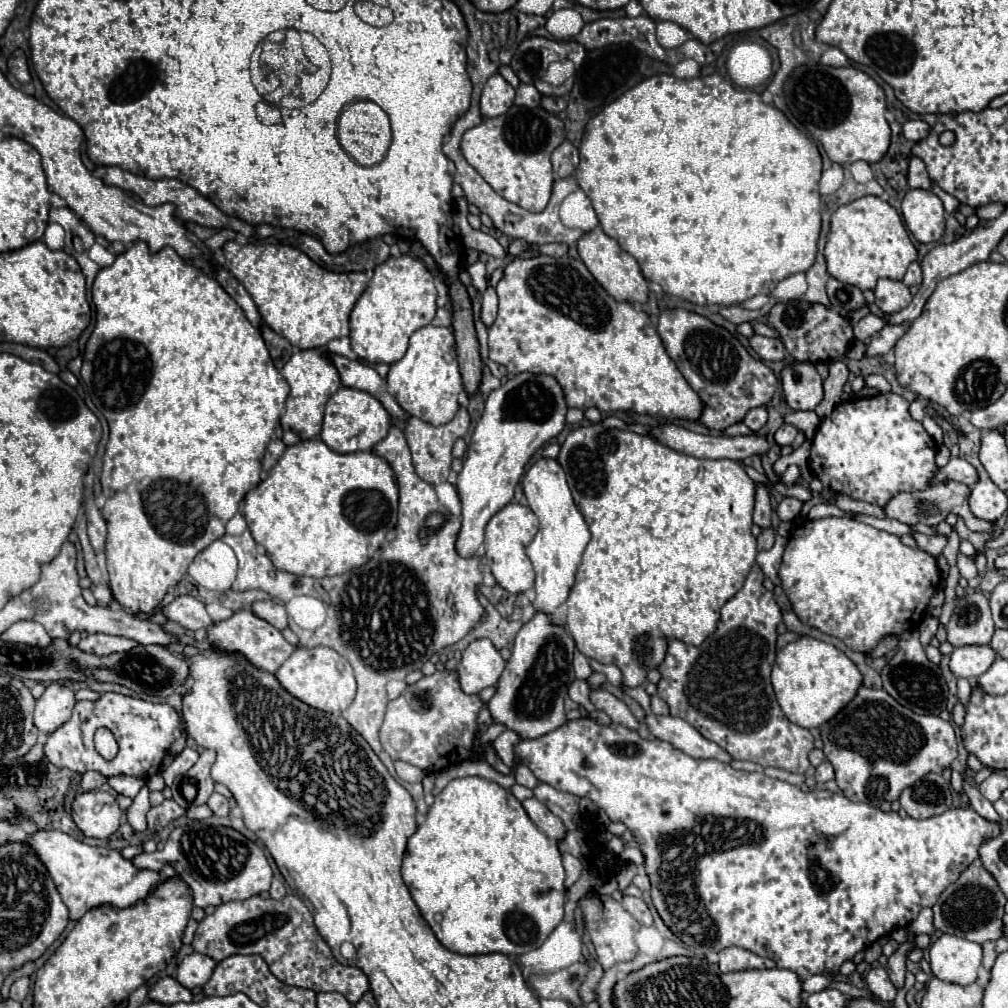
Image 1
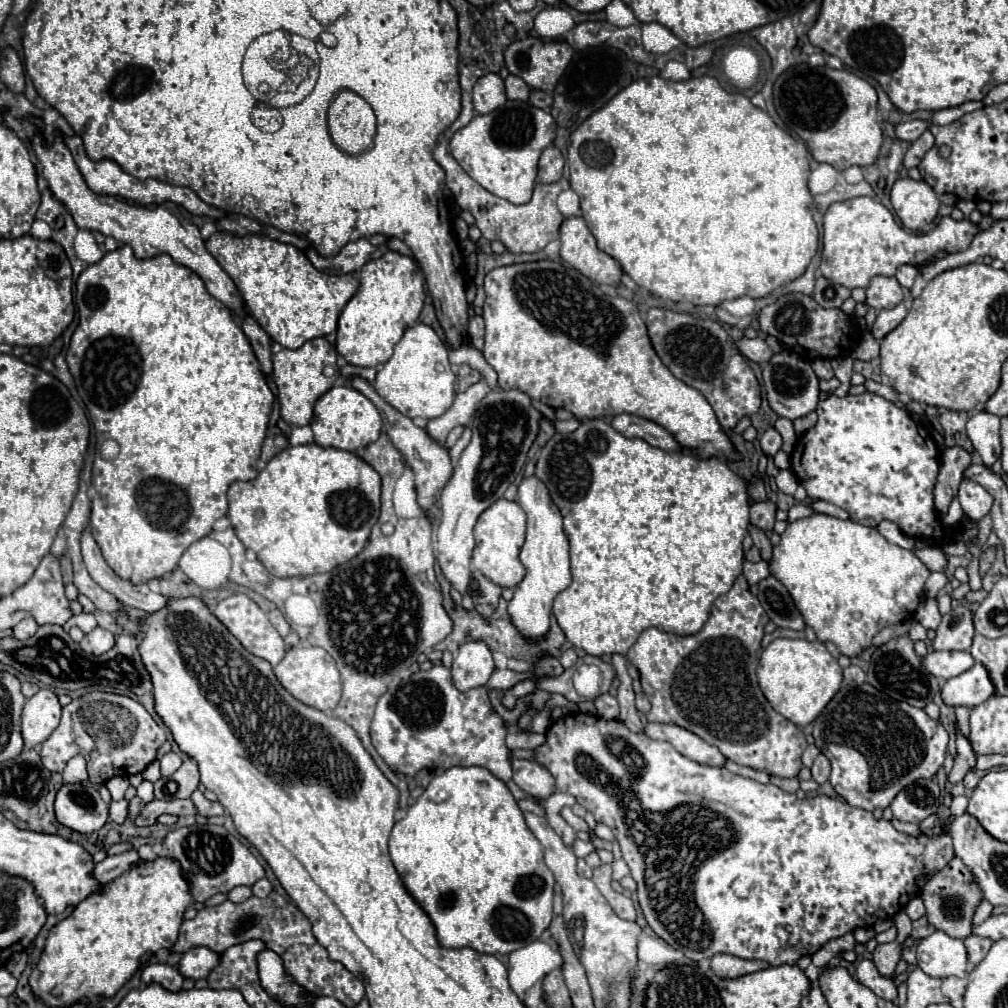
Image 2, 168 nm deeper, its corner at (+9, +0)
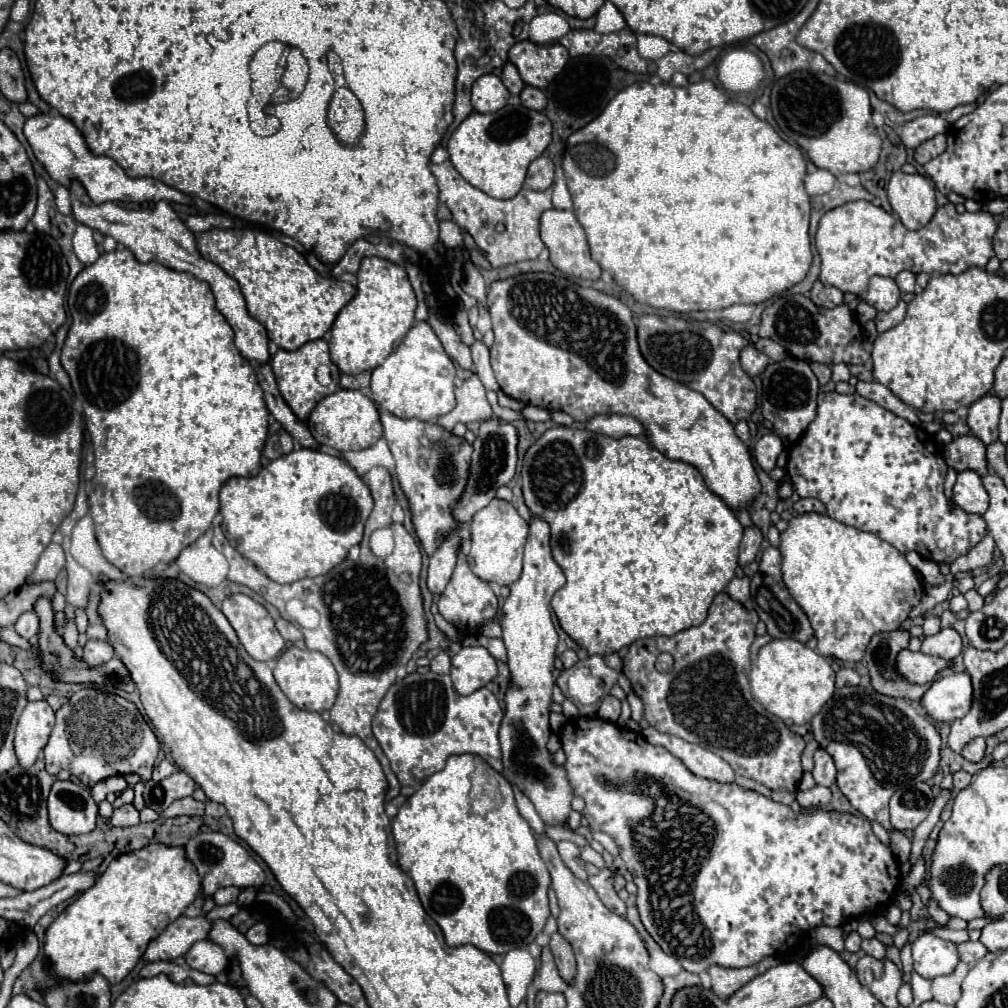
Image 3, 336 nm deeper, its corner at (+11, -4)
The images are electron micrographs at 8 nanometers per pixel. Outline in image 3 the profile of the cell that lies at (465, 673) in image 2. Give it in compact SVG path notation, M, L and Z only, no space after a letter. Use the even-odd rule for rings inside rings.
M480 646L462 648L456 654L456 662L452 656L450 678L454 682L454 688L462 696L468 696L478 688L486 686L494 676L496 676L496 660L490 656L486 648Z

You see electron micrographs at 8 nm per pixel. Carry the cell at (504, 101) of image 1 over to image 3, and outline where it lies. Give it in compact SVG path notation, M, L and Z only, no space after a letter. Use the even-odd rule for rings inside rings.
M494 74L480 76L472 86L472 106L476 112L496 112L508 104L510 92Z

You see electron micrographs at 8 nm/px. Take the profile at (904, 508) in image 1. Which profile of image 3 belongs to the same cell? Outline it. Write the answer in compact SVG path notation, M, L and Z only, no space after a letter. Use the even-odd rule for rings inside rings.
M972 434L960 436L952 440L948 446L944 446L944 460L948 468L954 468L956 472L974 470L980 476L988 474L986 446Z

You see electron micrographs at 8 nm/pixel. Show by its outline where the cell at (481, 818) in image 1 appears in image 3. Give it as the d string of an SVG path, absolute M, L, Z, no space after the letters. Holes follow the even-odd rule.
M462 754L462 756L452 756L448 758L444 770L432 774L410 798L408 802L398 810L394 822L392 822L392 834L396 840L396 852L398 852L398 866L414 880L416 892L420 896L420 902L424 906L424 910L428 912L428 916L432 920L436 920L436 924L442 928L444 940L448 946L464 946L464 944L472 944L476 948L480 948L486 954L506 954L514 948L526 948L544 928L546 918L550 916L550 908L548 908L548 888L550 888L550 874L548 868L544 866L538 848L536 848L536 838L528 826L528 822L520 816L516 802L514 802L514 794L512 788L508 784L508 780L494 772L480 756L474 754Z

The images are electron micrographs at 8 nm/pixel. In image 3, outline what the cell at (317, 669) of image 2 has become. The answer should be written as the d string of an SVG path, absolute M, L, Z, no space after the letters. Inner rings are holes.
M288 648L284 654L276 660L274 666L274 678L280 686L280 690L288 696L292 704L298 708L310 710L310 712L324 712L330 710L336 702L338 694L338 674L332 666L332 662L314 650L300 650L300 648Z

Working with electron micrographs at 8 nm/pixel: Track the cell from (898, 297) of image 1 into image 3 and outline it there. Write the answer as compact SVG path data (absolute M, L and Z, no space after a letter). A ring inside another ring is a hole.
M874 276L870 280L870 288L868 288L864 300L870 306L874 306L878 312L888 312L888 310L892 310L898 304L900 288L896 286L896 282L892 278Z

